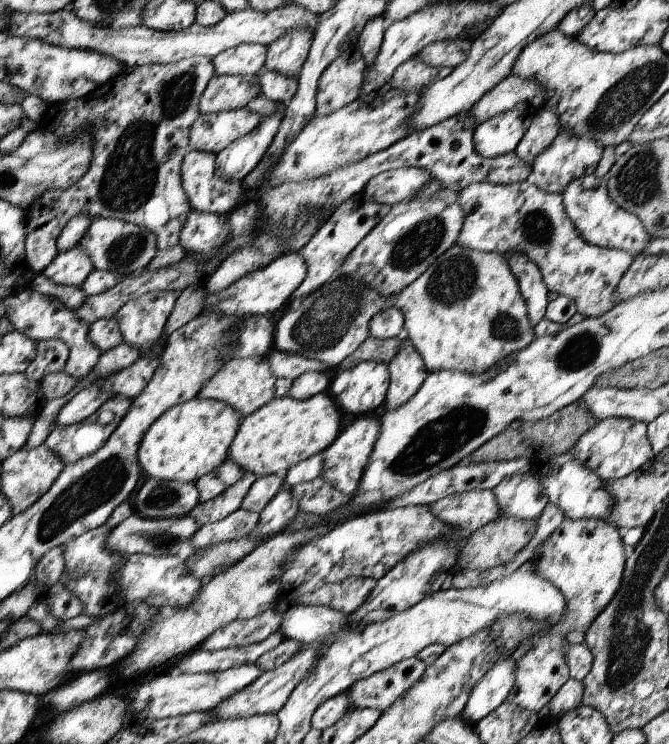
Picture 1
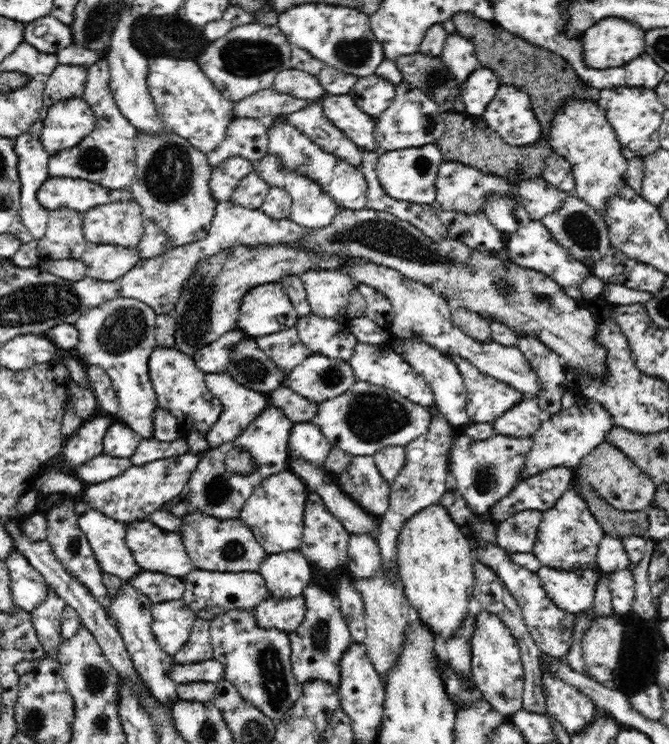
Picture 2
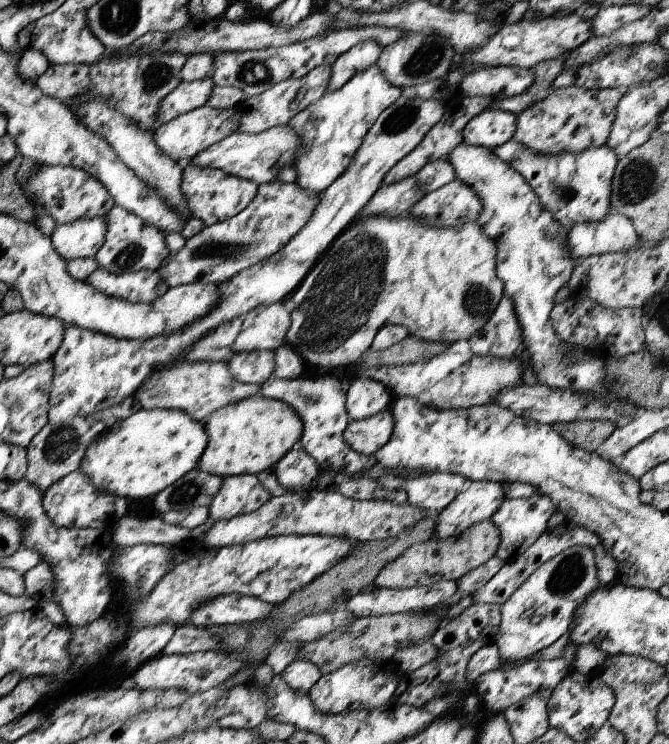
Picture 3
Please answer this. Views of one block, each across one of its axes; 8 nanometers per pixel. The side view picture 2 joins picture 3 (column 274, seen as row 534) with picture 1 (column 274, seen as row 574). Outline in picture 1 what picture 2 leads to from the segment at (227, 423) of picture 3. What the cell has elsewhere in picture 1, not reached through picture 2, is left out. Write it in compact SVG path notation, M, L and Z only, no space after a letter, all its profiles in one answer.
M328 391L298 401L288 394L274 397L267 404L241 417L237 432L228 448L227 458L256 476L284 475L287 469L314 454L325 451L341 432L341 415Z

